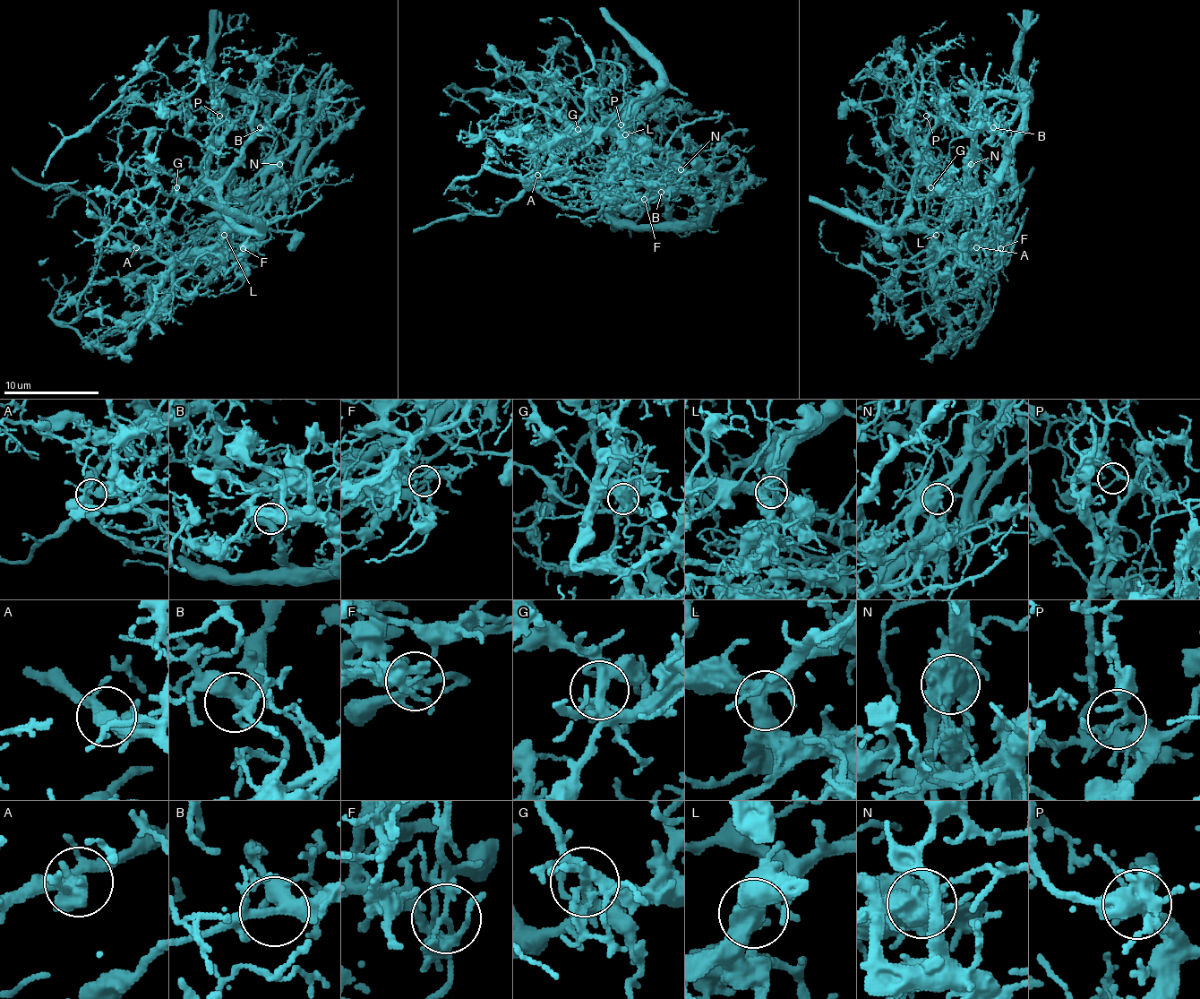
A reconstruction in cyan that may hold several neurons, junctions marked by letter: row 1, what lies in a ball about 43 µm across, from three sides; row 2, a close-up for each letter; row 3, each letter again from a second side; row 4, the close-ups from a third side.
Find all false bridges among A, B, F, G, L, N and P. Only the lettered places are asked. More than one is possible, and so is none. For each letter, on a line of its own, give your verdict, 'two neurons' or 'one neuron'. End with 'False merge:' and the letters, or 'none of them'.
A: one neuron
B: one neuron
F: two neurons
G: one neuron
L: one neuron
N: two neurons
P: one neuron
False merge: F, N

